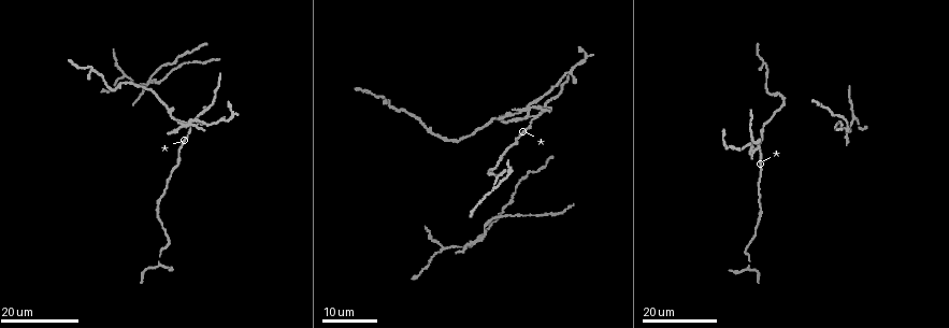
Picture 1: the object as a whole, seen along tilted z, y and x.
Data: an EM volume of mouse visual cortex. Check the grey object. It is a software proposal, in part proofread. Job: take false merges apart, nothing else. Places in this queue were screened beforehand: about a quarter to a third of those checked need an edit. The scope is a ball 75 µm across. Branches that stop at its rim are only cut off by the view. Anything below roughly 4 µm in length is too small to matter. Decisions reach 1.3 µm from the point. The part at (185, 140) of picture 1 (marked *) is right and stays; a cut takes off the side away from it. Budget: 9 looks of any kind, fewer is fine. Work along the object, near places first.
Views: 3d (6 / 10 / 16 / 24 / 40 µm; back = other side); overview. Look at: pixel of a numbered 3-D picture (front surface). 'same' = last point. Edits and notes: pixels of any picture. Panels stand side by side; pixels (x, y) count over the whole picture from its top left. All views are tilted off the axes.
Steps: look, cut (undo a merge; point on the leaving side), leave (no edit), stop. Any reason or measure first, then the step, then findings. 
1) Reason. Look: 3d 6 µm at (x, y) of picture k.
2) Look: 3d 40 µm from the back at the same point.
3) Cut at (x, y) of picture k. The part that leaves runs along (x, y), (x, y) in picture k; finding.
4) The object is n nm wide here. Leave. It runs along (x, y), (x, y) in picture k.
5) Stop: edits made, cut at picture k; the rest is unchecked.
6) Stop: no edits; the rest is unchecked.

Four-way junction. Look: 3d 16 µm at (533, 114) of picture 1.

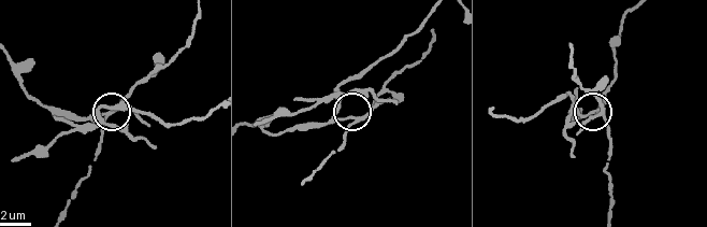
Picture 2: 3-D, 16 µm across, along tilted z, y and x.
Closer look. Look: 3d 10 µm at (352, 118) of picture 2.

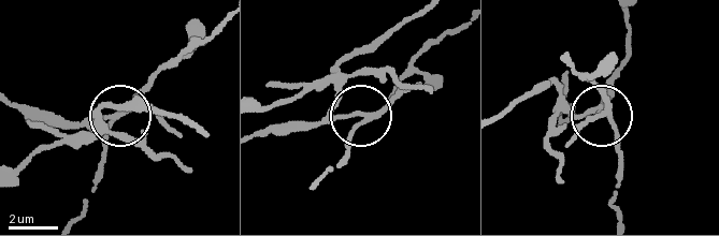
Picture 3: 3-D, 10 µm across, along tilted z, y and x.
4 arms meet here. Cut at (162, 120) of picture 3. The part that leaves runs along (600, 116), (599, 105), (623, 58), (626, 42) in picture 3; a second cell is stuck on.

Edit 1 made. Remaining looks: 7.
Look: 3d 16 µm at (748, 268) of picture 1.

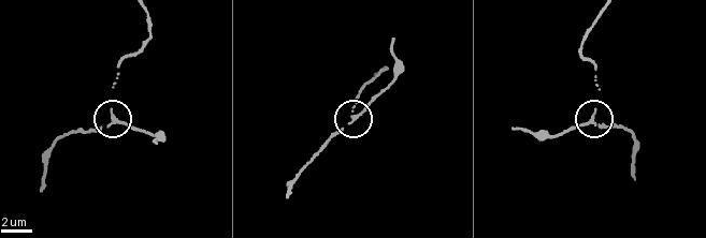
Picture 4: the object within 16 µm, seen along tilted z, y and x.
Zoom in. Look: 3d 10 µm at (116, 122) of picture 4.

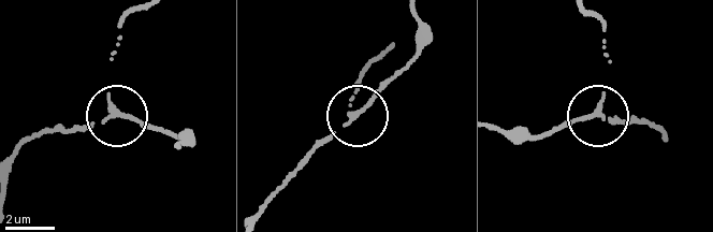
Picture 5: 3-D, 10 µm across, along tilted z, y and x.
The side arm is 6 µm long. Leave. It runs along (594, 14), (606, 32), (601, 109), (593, 118), (542, 133) in picture 5; all the same cell.

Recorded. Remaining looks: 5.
Three arms meet. Look: 3d 16 µm at (123, 74) of picture 1.

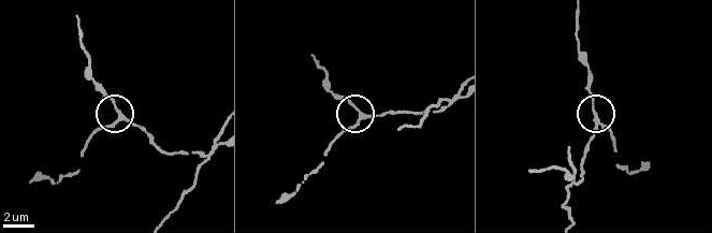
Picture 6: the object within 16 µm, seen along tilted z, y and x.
Look: 3d 10 µm at (360, 116) of picture 6.

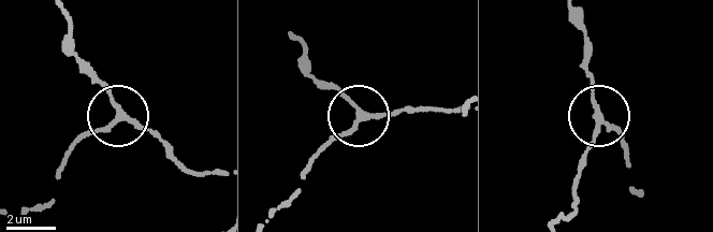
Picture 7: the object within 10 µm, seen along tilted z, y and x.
The object is 190 nm wide here. Leave. It runs along (217, 174), (186, 169), (119, 115), (89, 76) in picture 7; one cell here.

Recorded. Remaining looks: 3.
Three arms meet. Look: 3d 24 µm at (479, 242) of picture 1.

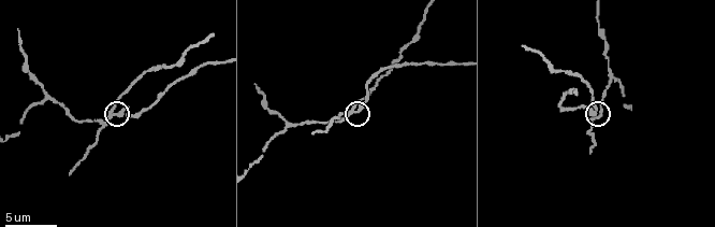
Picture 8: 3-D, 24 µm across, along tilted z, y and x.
Look: 3d 10 µm at (111, 111) of picture 8.

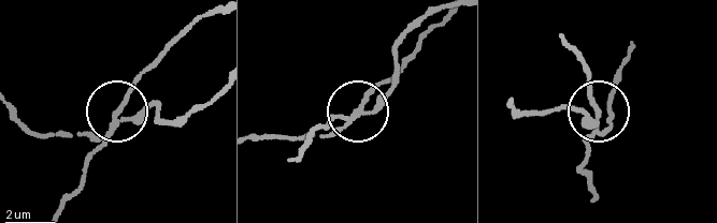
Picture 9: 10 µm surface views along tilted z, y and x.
The object is 220 nm wide here. Cut at (125, 99) of picture 9. The part that leaves runs along (111, 129), (135, 76), (173, 35), (217, 12) in picture 9; two cells meet here.

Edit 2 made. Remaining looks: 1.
Stop: edits made, cut at picture 3, cut at picture 9; the rest is unchecked.

